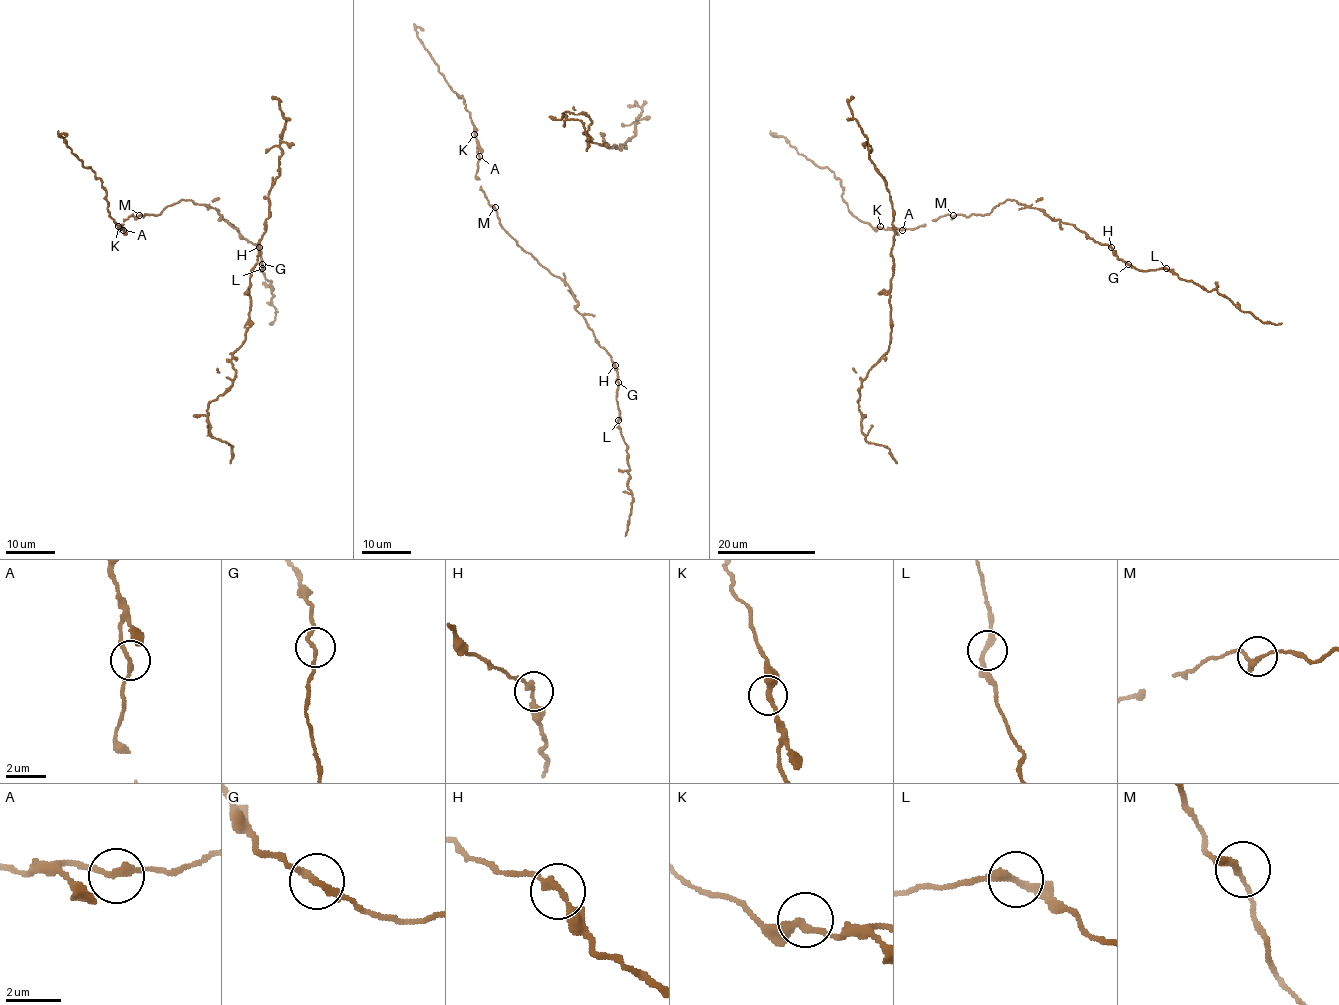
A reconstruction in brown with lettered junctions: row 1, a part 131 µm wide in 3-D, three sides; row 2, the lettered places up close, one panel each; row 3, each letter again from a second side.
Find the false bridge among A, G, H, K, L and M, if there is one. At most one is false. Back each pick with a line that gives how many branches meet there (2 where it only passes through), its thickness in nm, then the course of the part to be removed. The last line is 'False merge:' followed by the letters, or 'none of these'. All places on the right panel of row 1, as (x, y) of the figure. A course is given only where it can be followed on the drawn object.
False merge: none of these

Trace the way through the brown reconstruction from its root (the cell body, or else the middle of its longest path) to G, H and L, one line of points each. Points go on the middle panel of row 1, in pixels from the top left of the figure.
G: (495, 207), (500, 226), (569, 287), (578, 303), (575, 309), (611, 358), (618, 382)
H: (495, 207), (500, 226), (523, 250), (569, 287), (578, 303), (575, 309), (584, 317), (595, 340), (615, 365)
L: (495, 207), (500, 226), (569, 287), (578, 303), (575, 309), (611, 358), (618, 382), (618, 420)

